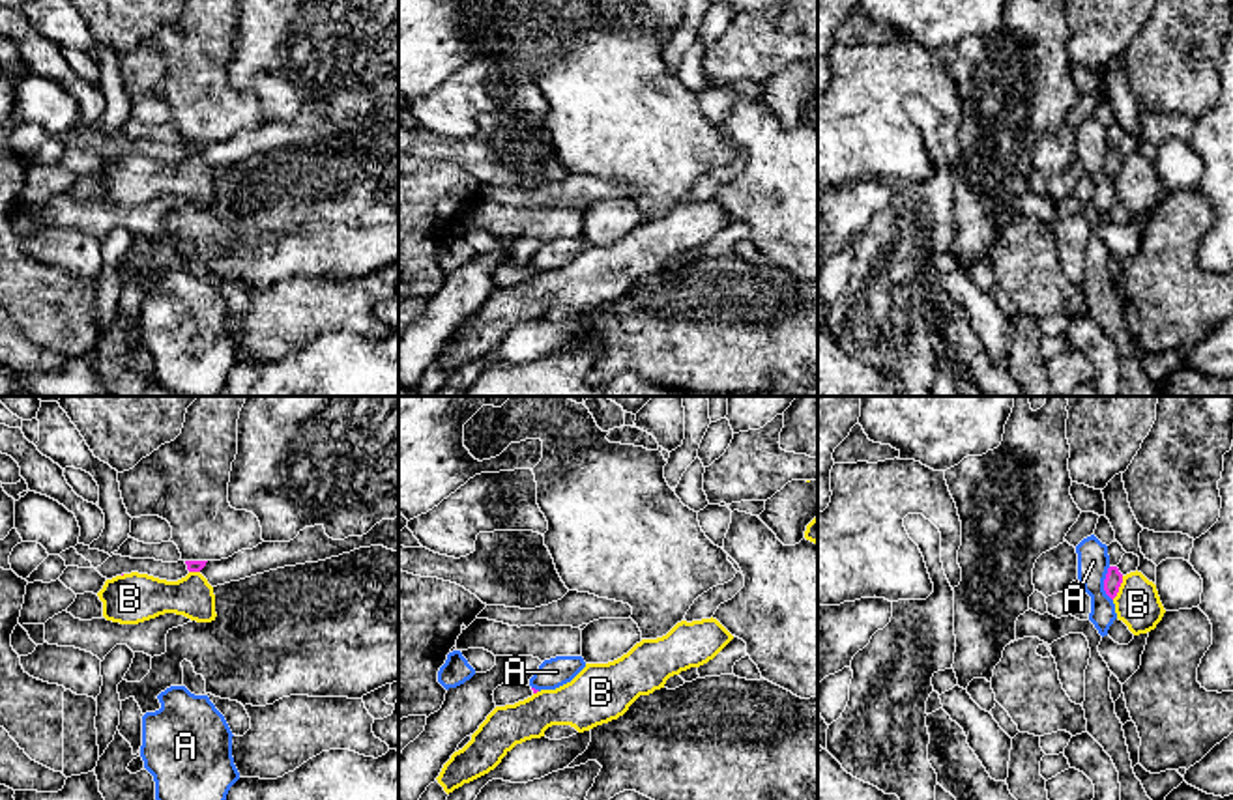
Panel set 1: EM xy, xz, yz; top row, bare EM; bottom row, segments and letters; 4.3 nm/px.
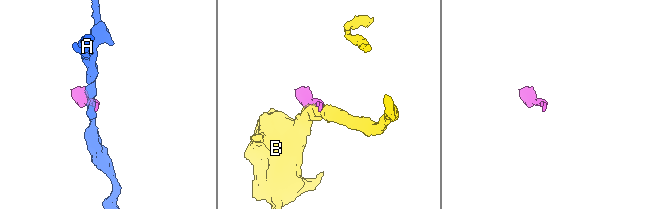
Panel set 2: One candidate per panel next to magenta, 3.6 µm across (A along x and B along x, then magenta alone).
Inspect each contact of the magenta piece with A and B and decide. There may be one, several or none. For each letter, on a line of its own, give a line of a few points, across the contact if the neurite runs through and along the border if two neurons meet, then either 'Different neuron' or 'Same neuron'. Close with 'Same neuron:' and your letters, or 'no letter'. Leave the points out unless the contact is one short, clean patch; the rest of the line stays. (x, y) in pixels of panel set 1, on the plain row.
A: Line: yz (1108, 148), (1104, 174), (1112, 182). Different neuron
B: Different neuron
Same neuron: no letter

